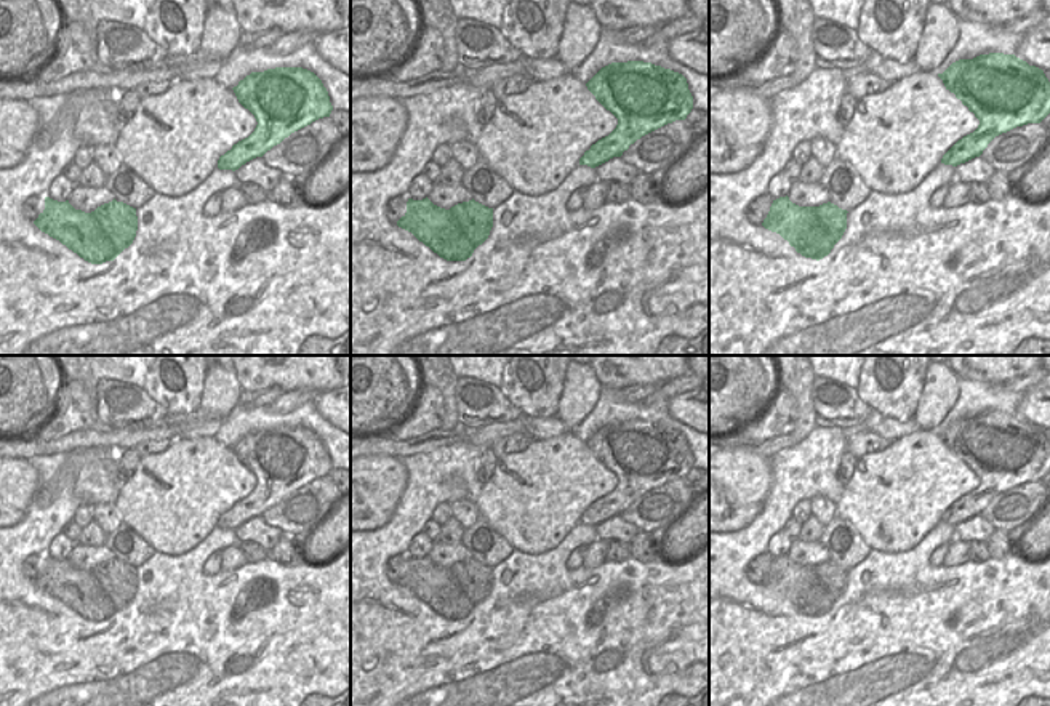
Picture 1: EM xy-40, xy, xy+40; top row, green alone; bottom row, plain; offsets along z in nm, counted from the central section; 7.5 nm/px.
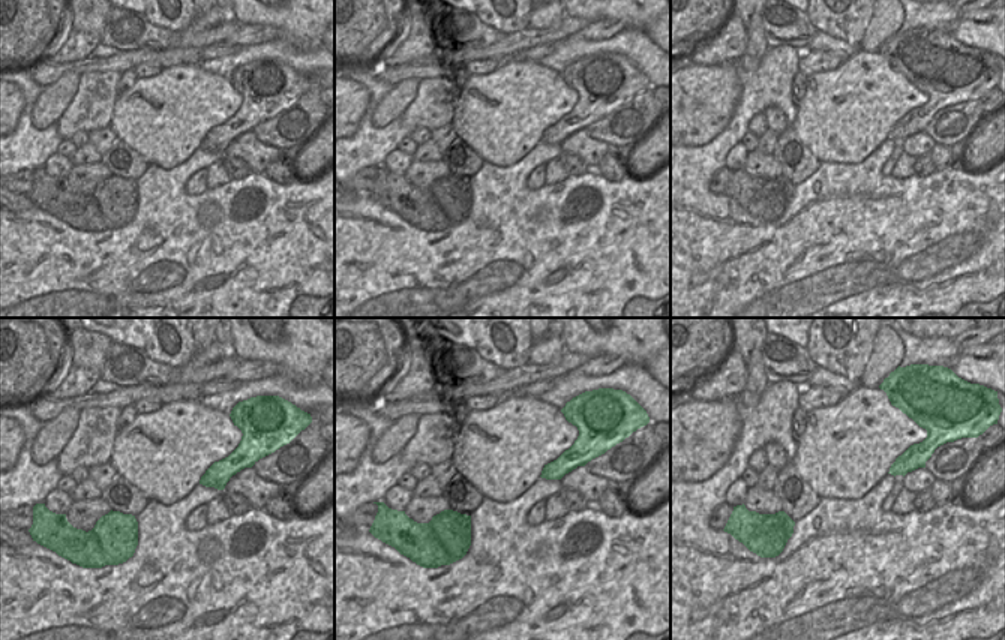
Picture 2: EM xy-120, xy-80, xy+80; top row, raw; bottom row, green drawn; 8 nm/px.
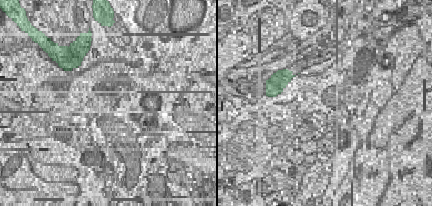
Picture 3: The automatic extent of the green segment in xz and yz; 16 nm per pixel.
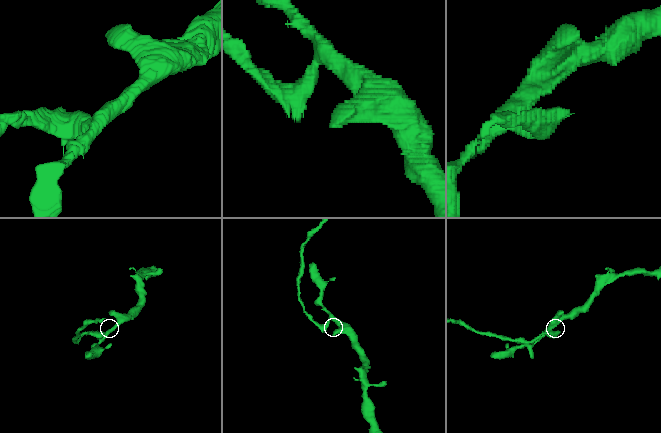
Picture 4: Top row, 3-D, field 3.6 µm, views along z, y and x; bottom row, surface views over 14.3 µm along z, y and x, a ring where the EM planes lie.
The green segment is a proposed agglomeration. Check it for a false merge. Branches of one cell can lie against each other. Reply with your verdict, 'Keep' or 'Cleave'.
Cleave.

